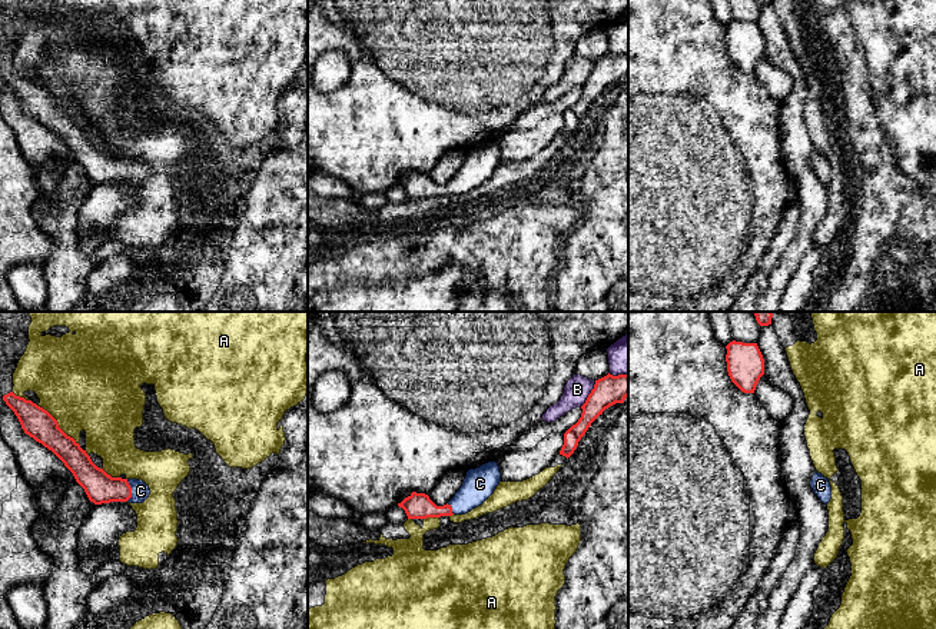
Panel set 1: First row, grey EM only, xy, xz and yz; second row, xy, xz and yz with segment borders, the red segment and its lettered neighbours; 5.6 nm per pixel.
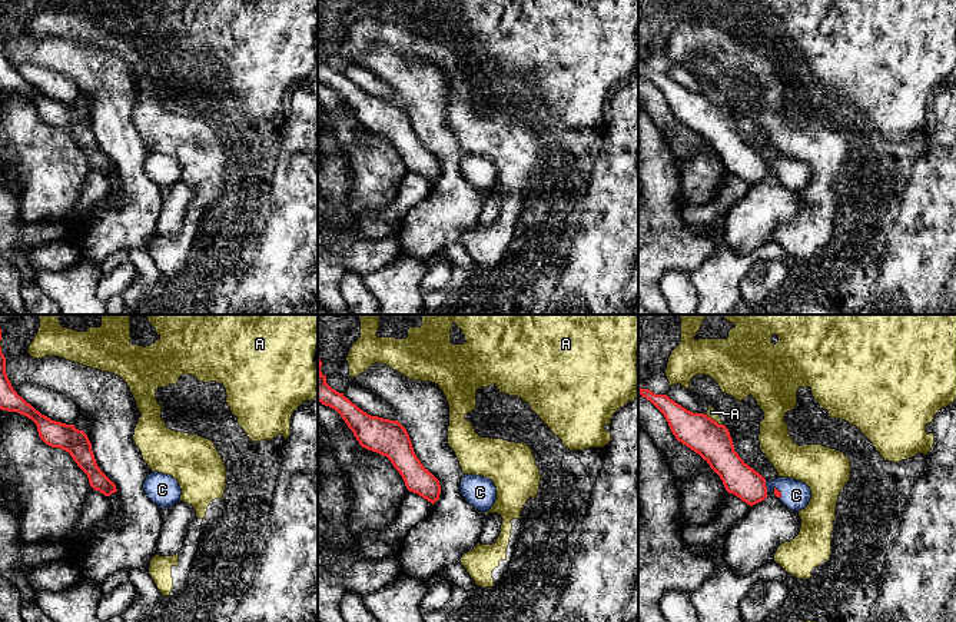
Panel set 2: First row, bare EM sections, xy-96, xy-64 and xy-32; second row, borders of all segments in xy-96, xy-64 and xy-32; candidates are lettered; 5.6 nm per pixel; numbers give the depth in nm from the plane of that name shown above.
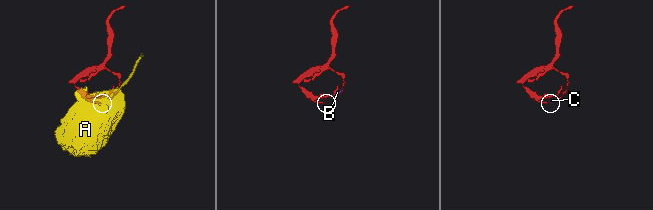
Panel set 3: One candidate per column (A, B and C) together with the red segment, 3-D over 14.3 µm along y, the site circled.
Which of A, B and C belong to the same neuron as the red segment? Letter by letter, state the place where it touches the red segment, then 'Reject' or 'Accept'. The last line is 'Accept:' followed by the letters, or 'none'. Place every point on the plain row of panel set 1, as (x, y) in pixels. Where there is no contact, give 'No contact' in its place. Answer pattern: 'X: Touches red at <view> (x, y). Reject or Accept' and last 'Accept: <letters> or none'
A: Touches red at xy (57, 103). Reject
B: Touches red at xz (590, 73). Reject
C: Touches red at xy (130, 170). Accept
Accept: C

